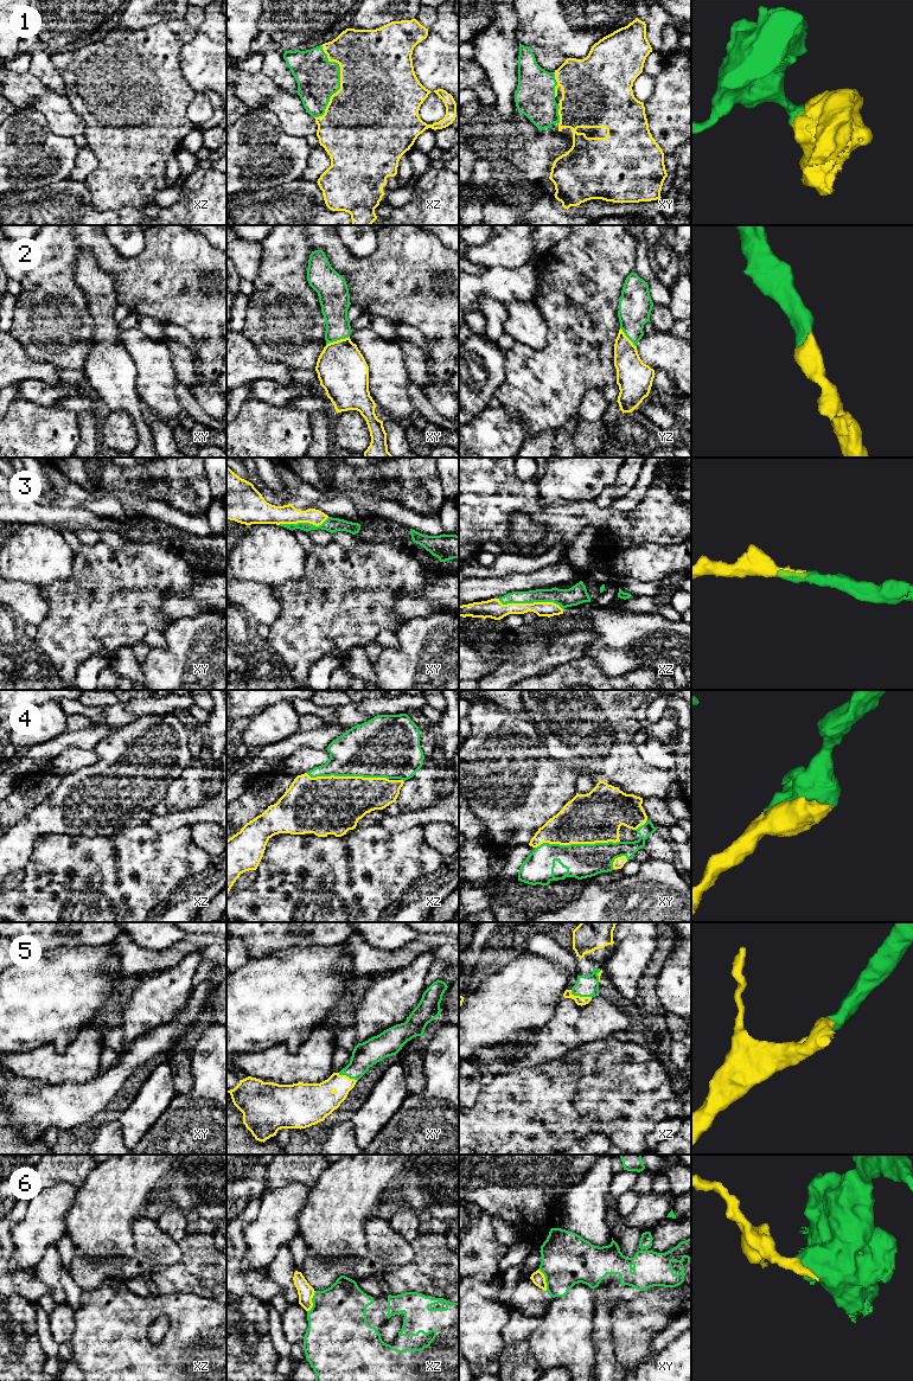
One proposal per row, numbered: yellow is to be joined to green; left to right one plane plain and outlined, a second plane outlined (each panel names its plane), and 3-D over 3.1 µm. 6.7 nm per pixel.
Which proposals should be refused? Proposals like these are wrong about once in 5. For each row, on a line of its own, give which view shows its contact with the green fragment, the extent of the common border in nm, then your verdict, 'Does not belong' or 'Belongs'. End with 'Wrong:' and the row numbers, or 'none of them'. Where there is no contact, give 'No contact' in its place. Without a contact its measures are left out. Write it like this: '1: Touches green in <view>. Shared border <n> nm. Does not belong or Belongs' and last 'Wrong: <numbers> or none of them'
1: Touches green in xz. Shared border 500 nm. Belongs
2: Touches green in xy. Shared border 170 nm. Belongs
3: Touches green in xz. Shared border 440 nm. Belongs
4: Touches green in xy. Shared border 600 nm. Belongs
5: Touches green in xz. Shared border 160 nm. Belongs
6: Touches green in xz. Shared border 160 nm. Does not belong
Wrong: 6

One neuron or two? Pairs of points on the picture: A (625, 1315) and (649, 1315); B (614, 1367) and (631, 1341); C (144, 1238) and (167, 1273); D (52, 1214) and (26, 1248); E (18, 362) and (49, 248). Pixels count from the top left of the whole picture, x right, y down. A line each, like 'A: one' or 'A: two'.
A: one
B: two
C: two
D: one
E: two

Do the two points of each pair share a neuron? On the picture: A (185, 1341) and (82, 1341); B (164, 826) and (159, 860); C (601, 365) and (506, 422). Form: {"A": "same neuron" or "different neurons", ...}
{"A": "same neuron", "B": "different neurons", "C": "different neurons"}

